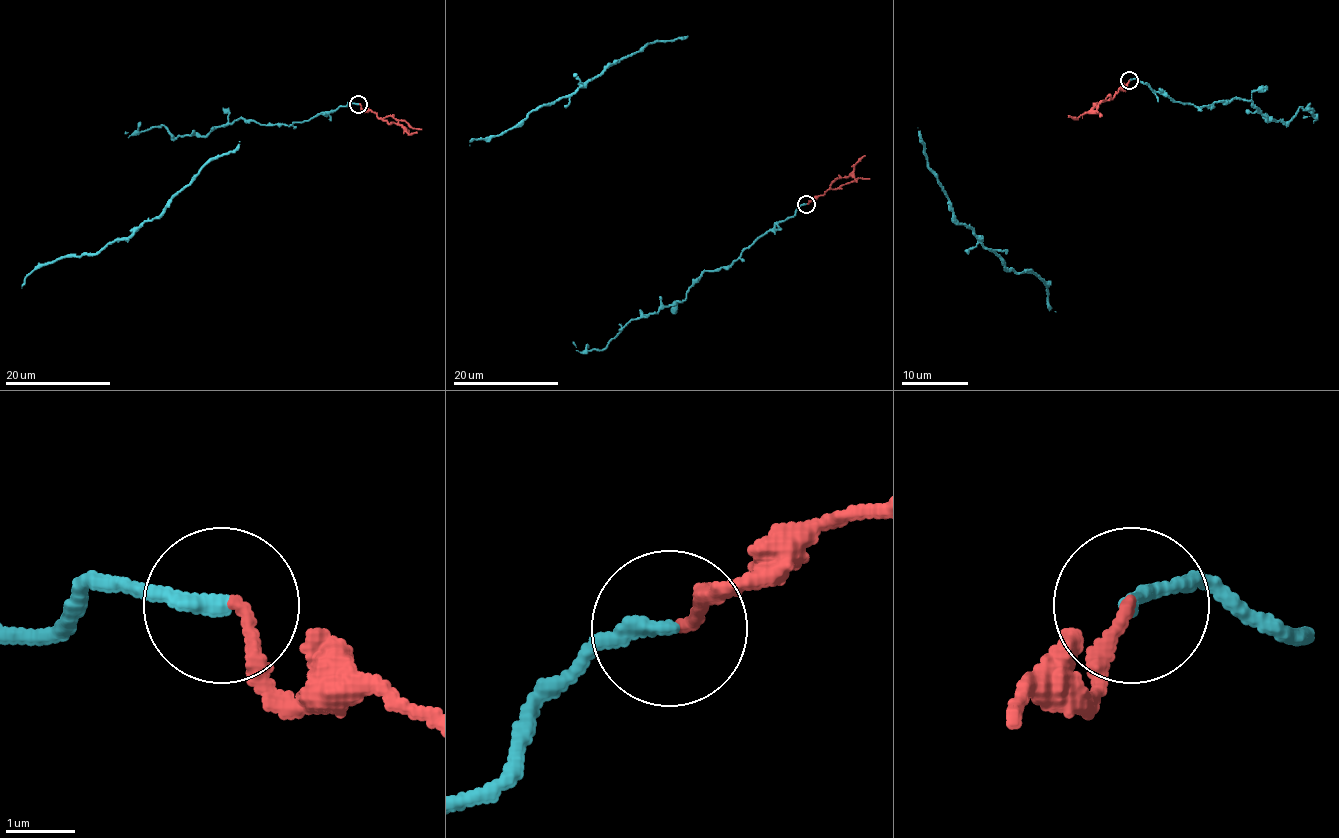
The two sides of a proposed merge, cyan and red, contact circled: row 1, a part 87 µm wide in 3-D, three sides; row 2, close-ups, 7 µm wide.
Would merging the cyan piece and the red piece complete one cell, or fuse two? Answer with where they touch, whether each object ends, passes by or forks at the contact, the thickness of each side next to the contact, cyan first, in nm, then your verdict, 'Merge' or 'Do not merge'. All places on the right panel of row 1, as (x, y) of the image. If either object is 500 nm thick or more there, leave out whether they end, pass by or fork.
Place: (1129, 80). At the ring cyan ends. At the ring red ends. Thickness 240 nm (cyan) against 180 nm. Do not merge

